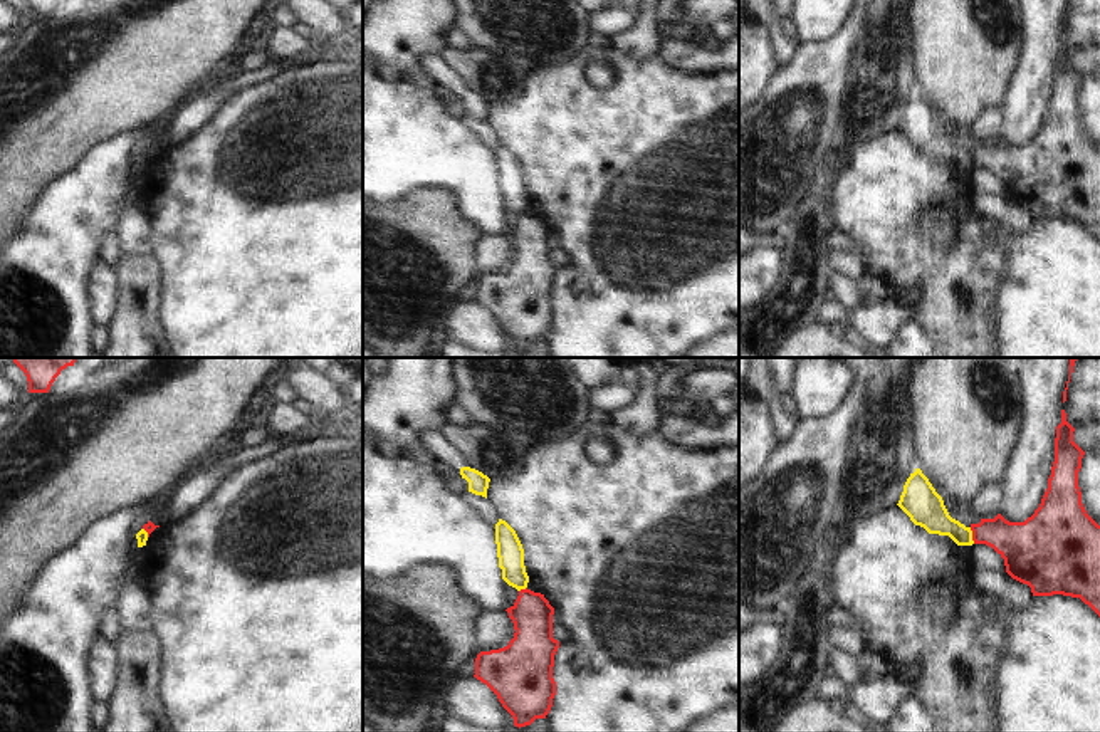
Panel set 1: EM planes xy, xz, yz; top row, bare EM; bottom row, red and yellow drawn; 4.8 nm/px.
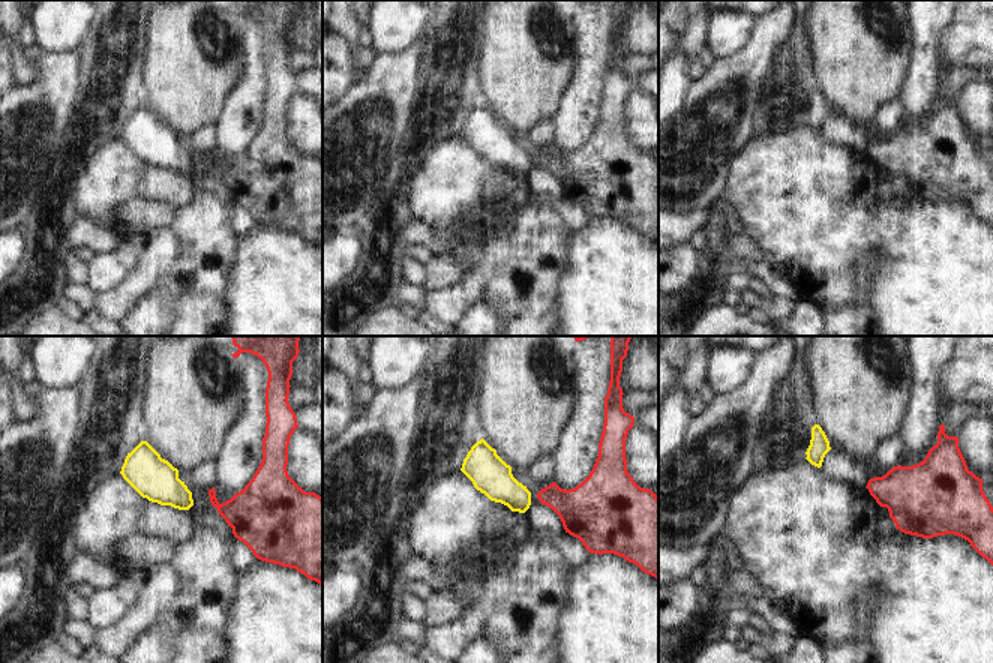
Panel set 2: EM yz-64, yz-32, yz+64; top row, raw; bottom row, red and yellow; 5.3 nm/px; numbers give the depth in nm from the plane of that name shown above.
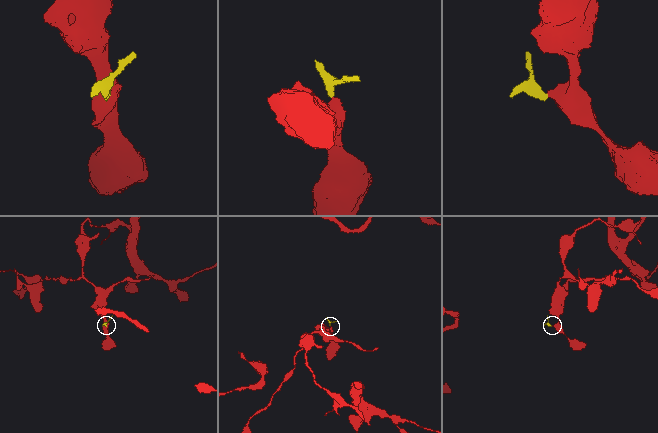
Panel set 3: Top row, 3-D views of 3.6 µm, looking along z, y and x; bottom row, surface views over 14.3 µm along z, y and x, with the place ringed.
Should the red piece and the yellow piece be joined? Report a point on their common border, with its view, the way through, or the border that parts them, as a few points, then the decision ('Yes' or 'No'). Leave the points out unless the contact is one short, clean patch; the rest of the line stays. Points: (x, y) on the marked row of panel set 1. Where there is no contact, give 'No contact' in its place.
Touches red at yz (973, 536). Boundary: yz (969, 528), (974, 543). No.

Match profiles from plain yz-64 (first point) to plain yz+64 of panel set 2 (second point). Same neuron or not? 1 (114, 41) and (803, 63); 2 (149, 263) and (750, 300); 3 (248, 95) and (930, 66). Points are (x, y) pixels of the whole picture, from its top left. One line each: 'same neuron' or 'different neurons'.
1: same neuron
2: same neuron
3: same neuron

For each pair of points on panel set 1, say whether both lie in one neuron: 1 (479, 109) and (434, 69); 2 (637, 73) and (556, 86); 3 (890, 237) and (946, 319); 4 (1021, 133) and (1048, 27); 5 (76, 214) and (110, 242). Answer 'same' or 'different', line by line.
1: same
2: same
3: different
4: same
5: different

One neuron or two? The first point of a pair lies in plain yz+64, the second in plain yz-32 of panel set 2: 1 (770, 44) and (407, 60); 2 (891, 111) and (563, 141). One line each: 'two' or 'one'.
1: one
2: two

